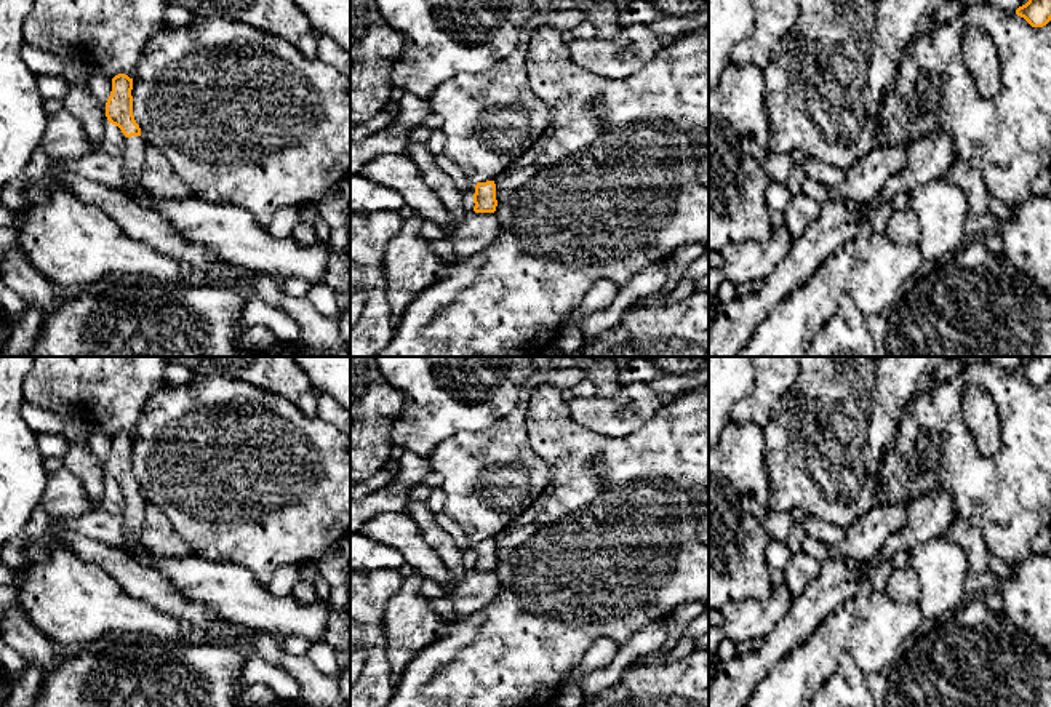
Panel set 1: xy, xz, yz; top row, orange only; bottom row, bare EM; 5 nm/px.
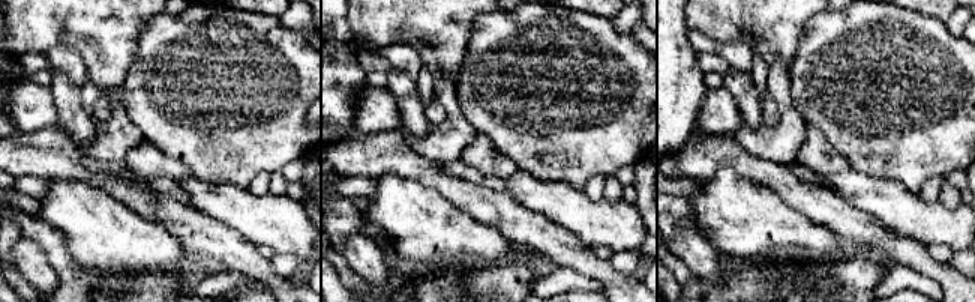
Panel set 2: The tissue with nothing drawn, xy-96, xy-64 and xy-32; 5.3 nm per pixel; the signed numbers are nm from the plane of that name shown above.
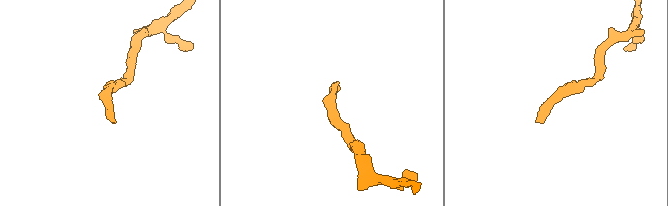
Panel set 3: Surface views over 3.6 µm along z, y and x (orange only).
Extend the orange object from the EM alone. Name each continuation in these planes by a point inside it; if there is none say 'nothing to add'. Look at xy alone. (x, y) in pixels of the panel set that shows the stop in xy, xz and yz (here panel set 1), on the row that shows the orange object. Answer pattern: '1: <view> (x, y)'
1: xy (99, 167)

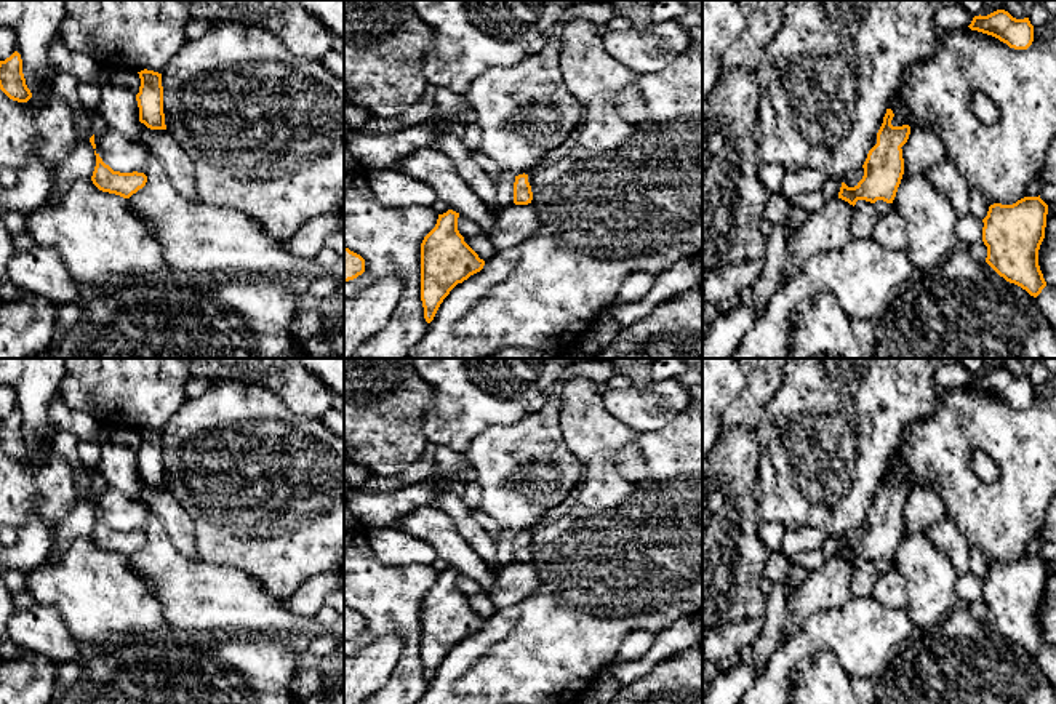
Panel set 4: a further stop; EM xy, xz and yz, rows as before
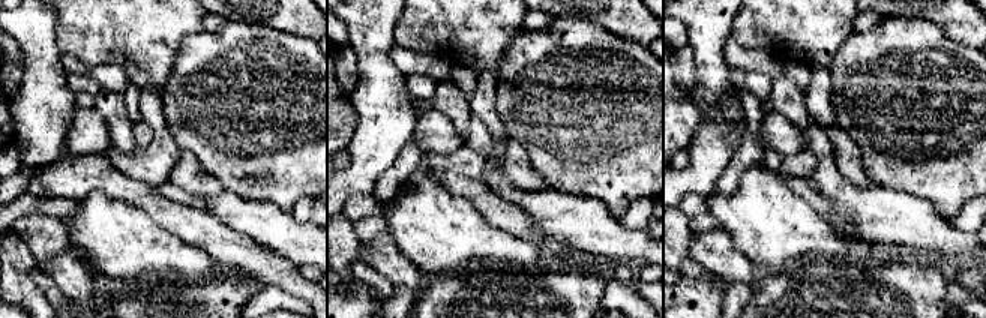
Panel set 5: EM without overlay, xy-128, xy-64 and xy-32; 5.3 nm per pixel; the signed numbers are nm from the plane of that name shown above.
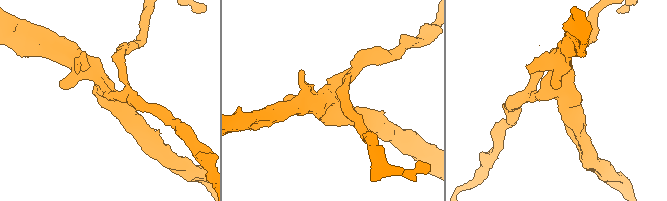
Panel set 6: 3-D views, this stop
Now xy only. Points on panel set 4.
nothing to add

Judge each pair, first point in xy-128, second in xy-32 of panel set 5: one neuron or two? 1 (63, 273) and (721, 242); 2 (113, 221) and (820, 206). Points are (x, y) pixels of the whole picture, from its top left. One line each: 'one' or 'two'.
1: one
2: two

